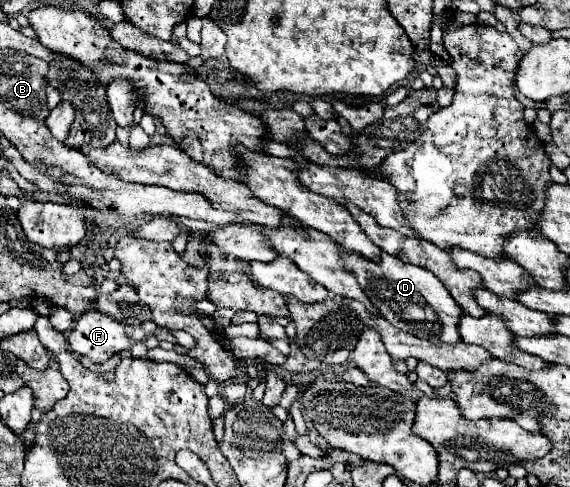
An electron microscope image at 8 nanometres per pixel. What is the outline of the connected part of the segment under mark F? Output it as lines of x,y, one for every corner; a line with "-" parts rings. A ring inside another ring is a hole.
87,310
67,336
73,352
91,358
93,362
105,362
113,354
131,348
125,328
111,316
99,310

